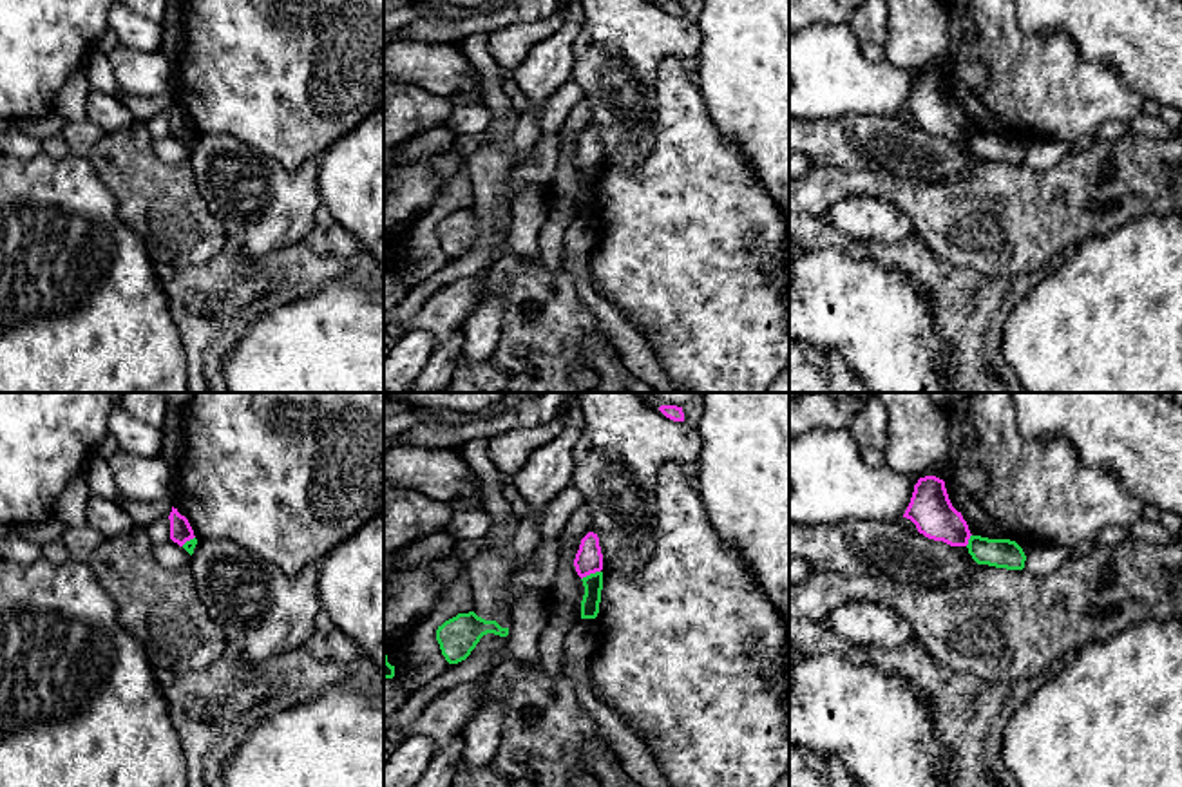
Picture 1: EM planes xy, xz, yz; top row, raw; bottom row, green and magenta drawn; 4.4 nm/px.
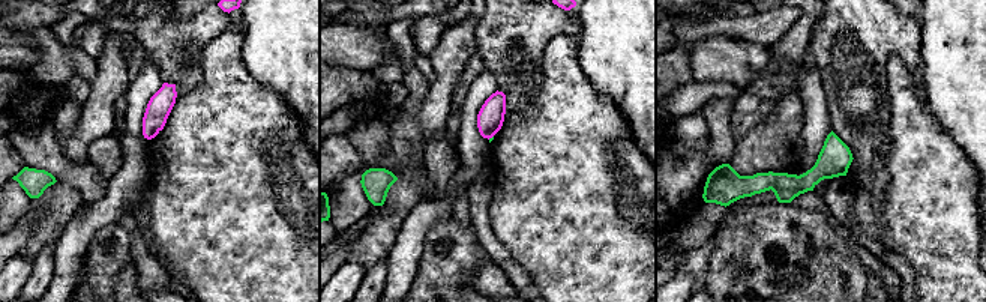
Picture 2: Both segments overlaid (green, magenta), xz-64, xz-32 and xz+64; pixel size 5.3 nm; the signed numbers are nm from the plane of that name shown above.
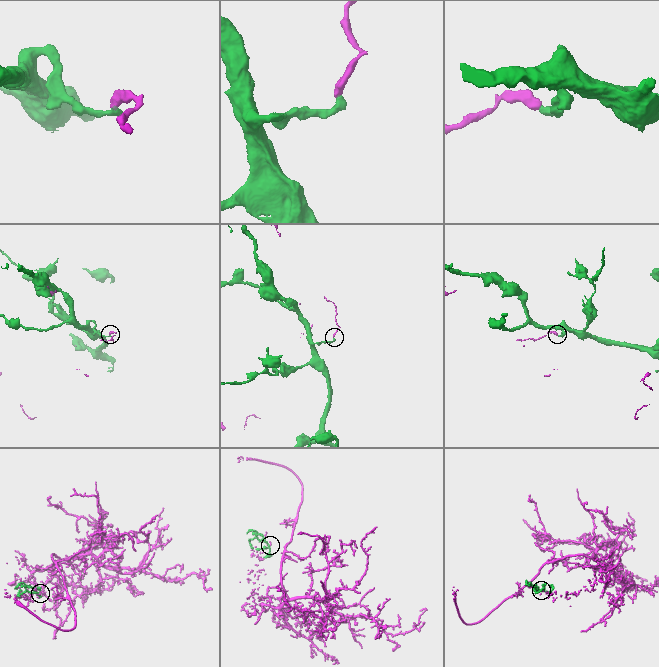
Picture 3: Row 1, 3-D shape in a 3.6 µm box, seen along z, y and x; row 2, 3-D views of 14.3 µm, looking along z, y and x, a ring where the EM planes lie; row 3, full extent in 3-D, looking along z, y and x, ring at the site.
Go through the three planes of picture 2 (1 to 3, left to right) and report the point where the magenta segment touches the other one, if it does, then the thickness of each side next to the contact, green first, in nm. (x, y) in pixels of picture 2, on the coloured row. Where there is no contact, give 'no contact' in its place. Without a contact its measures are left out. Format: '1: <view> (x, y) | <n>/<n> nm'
1: no contact
2: xz-32 (489, 138) | 20/140 nm
3: no contact

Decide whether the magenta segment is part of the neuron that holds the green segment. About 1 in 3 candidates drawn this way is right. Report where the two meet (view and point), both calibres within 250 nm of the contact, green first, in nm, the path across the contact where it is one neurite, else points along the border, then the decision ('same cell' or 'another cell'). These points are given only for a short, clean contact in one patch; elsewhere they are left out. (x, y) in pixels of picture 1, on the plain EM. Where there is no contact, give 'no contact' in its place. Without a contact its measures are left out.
xz (590, 169) | 90/130 nm | along xz (600, 165), (581, 174) | another cell

